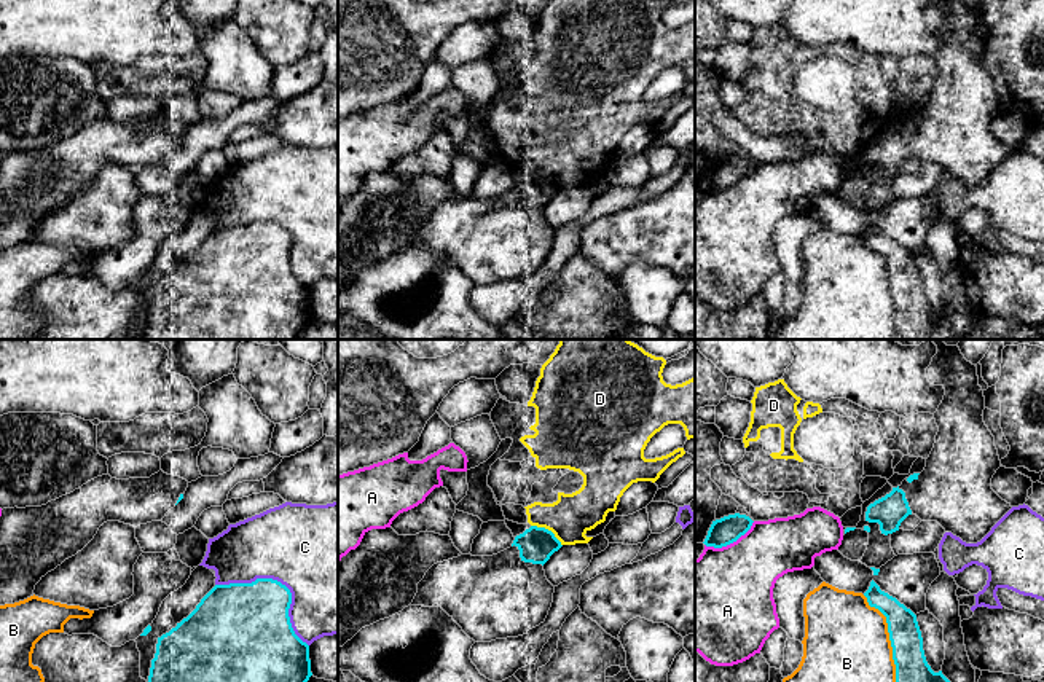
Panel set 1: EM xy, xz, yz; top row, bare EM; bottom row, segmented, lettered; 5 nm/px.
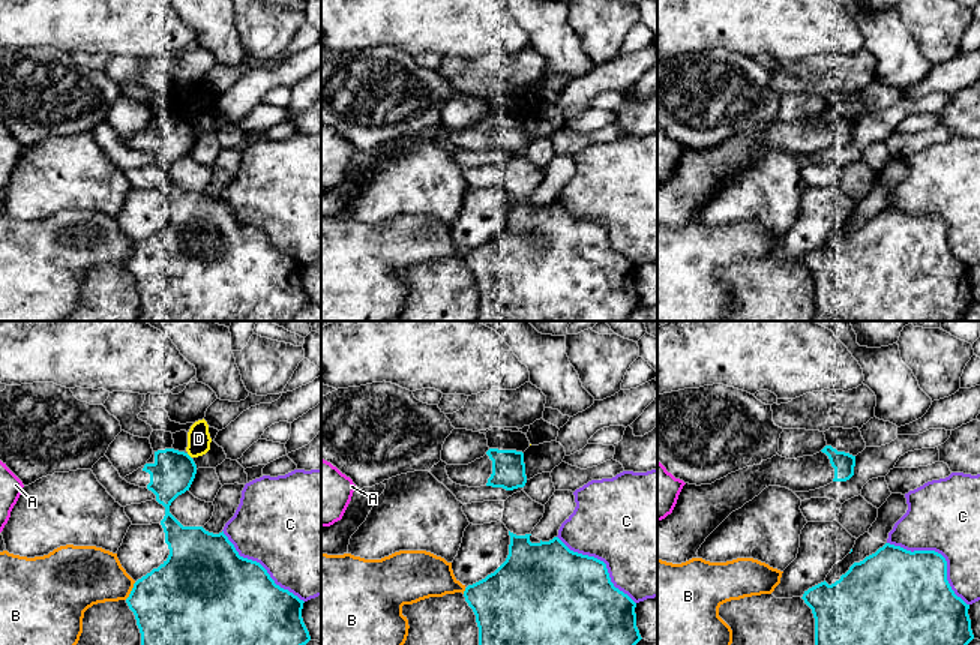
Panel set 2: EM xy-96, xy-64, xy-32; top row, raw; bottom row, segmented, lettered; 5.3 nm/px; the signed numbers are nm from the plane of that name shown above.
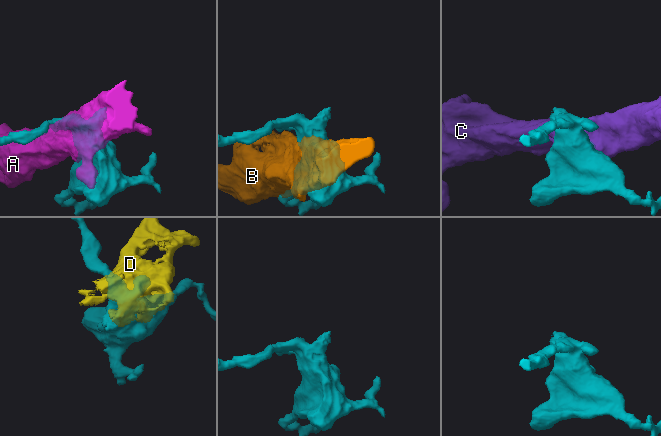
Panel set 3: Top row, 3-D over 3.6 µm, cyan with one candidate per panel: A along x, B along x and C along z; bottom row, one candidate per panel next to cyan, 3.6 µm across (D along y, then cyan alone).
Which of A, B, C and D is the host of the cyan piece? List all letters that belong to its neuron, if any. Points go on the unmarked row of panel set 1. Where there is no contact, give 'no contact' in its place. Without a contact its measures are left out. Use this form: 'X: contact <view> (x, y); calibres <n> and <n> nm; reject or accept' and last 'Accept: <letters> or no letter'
A: contact yz (730, 185); calibres 140 and 460 nm; reject
B: contact yz (891, 287); calibres 220 and 460 nm; reject
C: contact xy (279, 225); calibres 380 and 480 nm; reject
D: contact xz (547, 172); calibres 180 and 220 nm; reject
Accept: no letter

